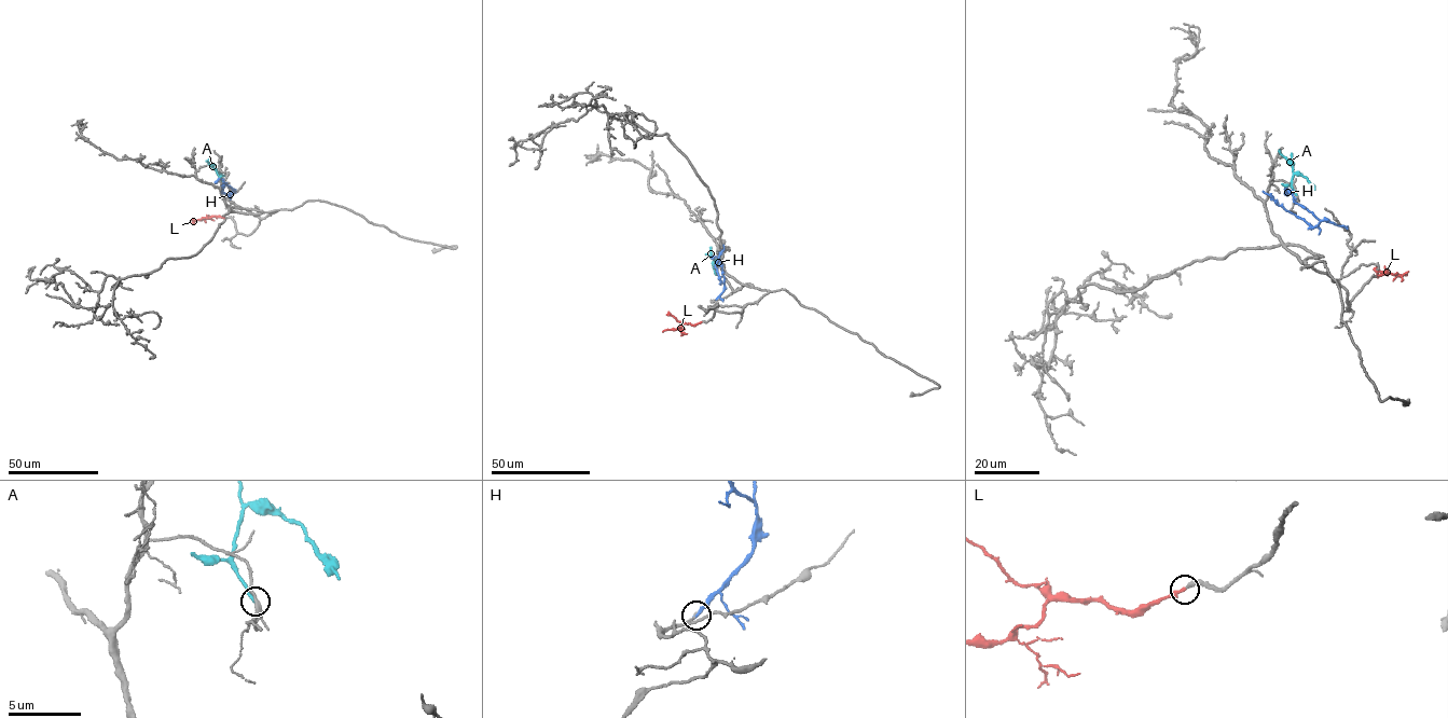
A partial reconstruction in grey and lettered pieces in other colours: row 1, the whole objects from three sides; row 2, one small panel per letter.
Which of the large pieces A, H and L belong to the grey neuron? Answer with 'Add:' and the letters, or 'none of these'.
Add: L

